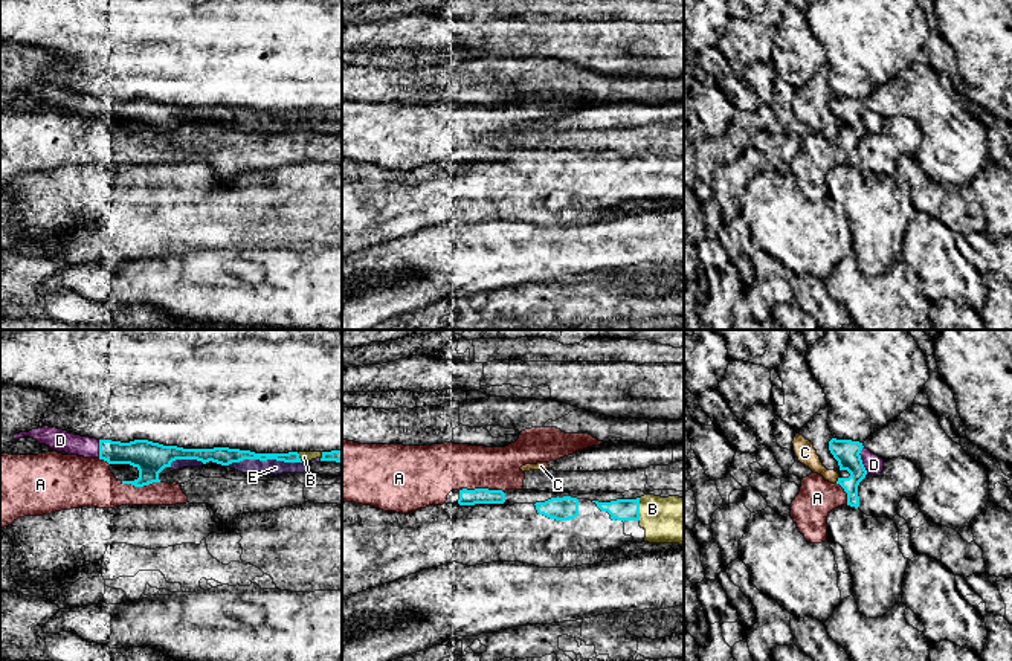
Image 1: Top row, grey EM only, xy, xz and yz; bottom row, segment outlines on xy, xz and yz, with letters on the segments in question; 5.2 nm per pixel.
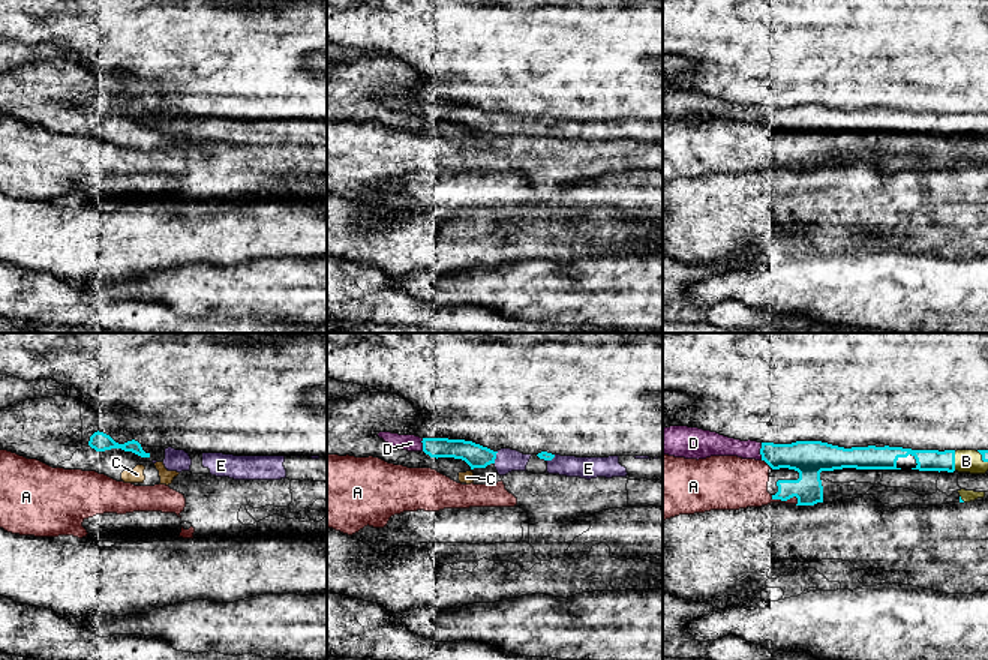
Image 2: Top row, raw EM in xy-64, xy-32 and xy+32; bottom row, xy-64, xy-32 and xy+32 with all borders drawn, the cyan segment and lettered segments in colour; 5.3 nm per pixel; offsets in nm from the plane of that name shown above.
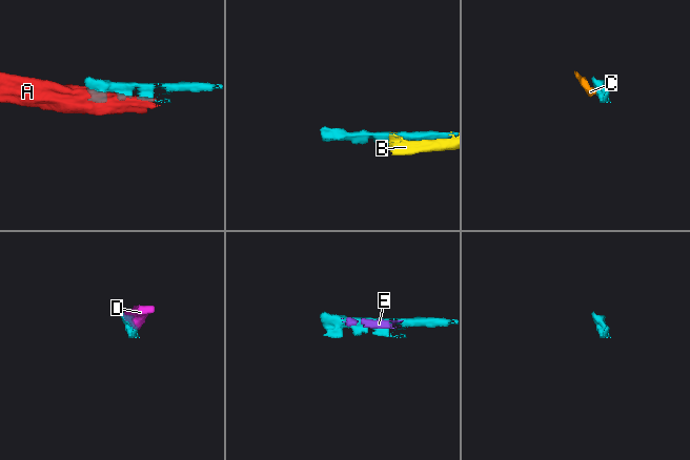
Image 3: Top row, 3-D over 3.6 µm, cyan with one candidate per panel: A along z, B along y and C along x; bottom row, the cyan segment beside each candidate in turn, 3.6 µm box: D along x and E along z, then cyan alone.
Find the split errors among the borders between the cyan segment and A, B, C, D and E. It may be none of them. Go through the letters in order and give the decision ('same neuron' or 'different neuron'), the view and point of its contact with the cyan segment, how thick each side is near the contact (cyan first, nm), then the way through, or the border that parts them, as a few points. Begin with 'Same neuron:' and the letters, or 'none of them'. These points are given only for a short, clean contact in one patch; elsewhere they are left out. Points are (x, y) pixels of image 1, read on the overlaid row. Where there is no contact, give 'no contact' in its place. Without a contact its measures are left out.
Same neuron: D, E
A: different neuron; contact xz (483, 489); calibres 80 and 260 nm; border xz (463, 487), (499, 489), (502, 492)
B: different neuron; contact xz (638, 509); calibres 110 and 240 nm
C: different neuron; contact yz (838, 480); calibres 140 and 100 nm; border yz (838, 477), (835, 481)
D: same neuron; contact yz (861, 460); calibres 140 and 100 nm
E: same neuron; contact xy (263, 460); calibres 100 and 80 nm

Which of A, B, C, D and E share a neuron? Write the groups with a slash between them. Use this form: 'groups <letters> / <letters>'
groups A / B / C / D E

